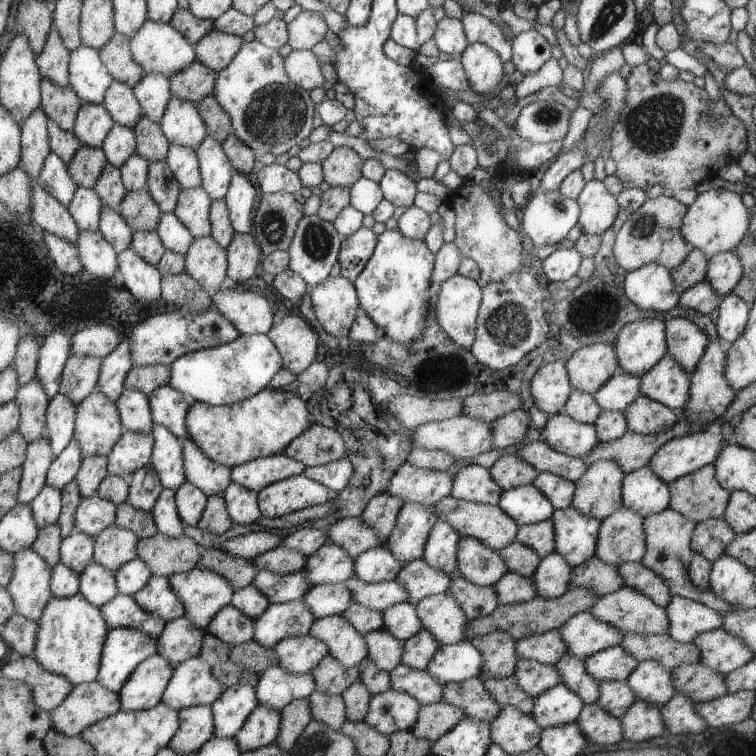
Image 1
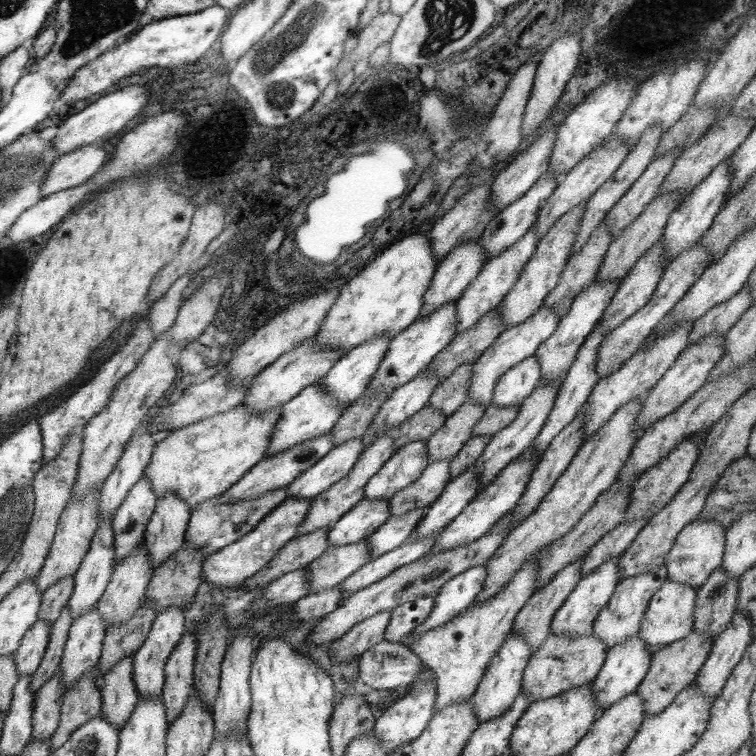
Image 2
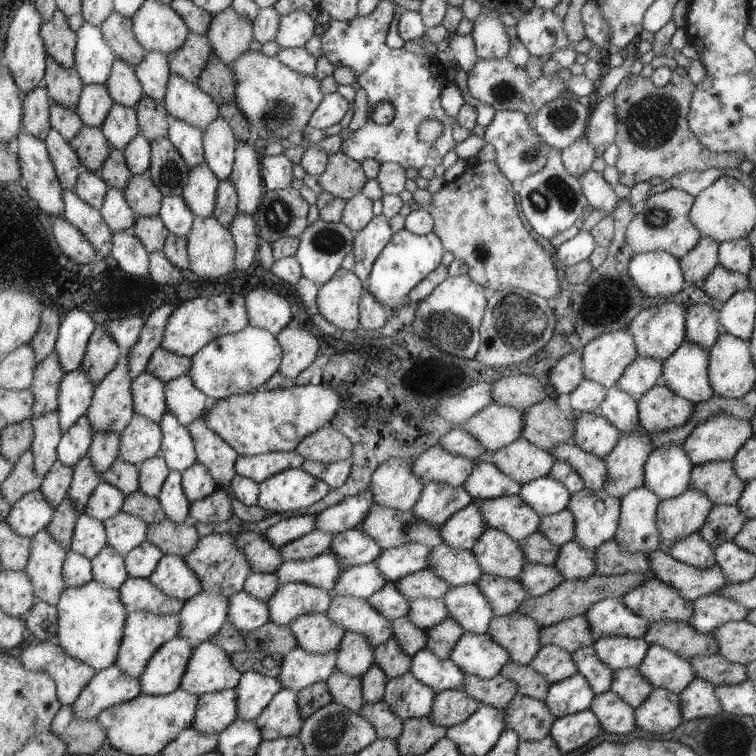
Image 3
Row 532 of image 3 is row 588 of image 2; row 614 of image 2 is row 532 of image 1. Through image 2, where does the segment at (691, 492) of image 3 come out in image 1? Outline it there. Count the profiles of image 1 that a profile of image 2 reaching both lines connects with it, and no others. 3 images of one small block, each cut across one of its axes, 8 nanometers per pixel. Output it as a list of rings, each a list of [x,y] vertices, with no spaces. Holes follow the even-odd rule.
[[[670,506],[662,513],[653,514],[643,520],[643,529],[646,534],[647,550],[639,560],[645,567],[655,571],[667,583],[673,596],[692,599],[693,601],[704,603],[712,610],[725,613],[734,609],[725,599],[720,598],[714,591],[701,591],[691,583],[690,564],[694,555],[691,549],[691,538],[694,536],[696,522],[686,518],[678,511],[674,511]]]

